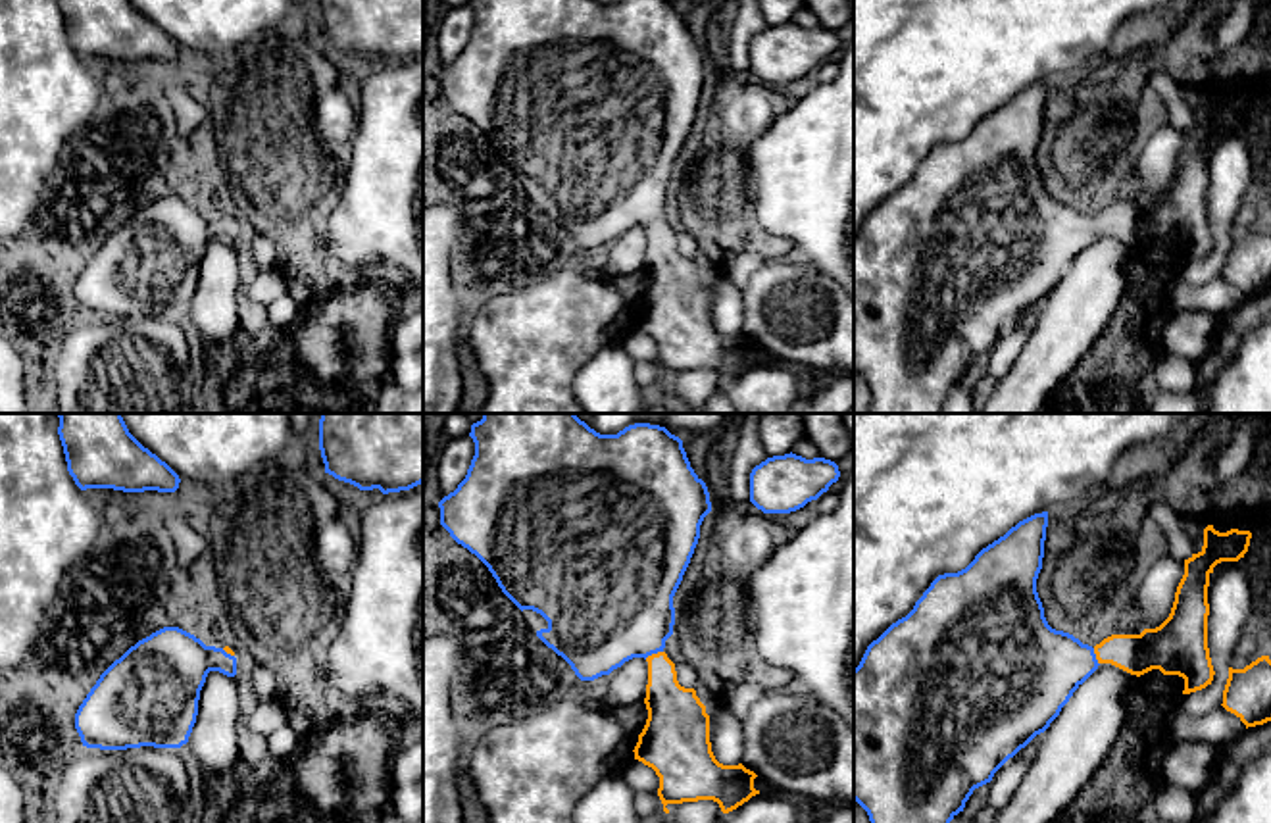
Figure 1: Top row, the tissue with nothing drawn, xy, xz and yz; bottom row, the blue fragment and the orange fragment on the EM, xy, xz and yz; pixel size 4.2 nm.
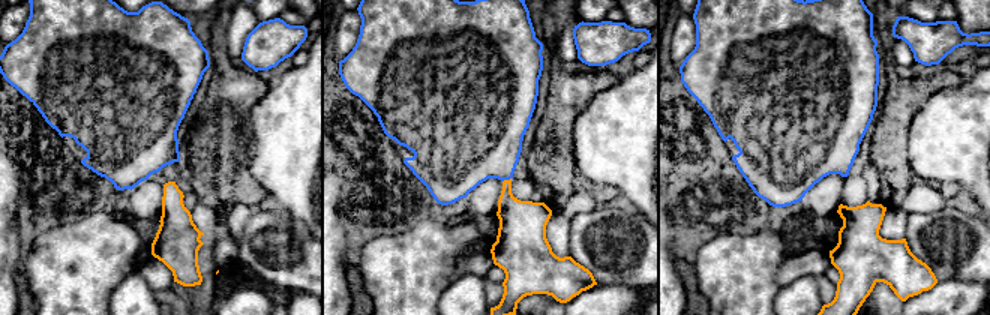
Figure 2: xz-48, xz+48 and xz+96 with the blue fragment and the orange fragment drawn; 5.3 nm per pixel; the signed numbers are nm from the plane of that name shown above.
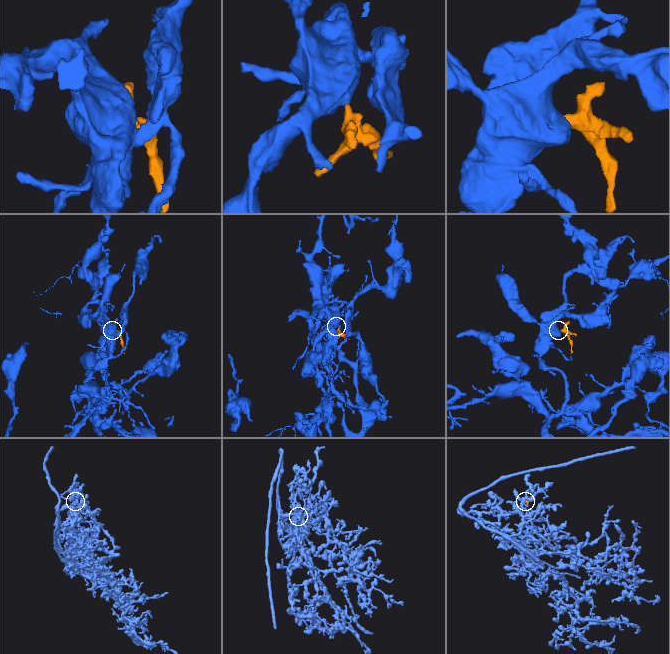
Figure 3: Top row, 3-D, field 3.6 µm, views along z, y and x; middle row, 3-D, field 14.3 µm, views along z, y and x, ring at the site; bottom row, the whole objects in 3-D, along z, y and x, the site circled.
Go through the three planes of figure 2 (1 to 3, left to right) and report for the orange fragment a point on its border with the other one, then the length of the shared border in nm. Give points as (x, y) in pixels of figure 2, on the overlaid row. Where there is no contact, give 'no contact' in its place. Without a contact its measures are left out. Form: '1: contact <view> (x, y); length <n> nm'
1: no contact
2: contact xz+48 (506, 179); length 50 nm
3: no contact

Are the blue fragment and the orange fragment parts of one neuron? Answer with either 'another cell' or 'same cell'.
same cell

